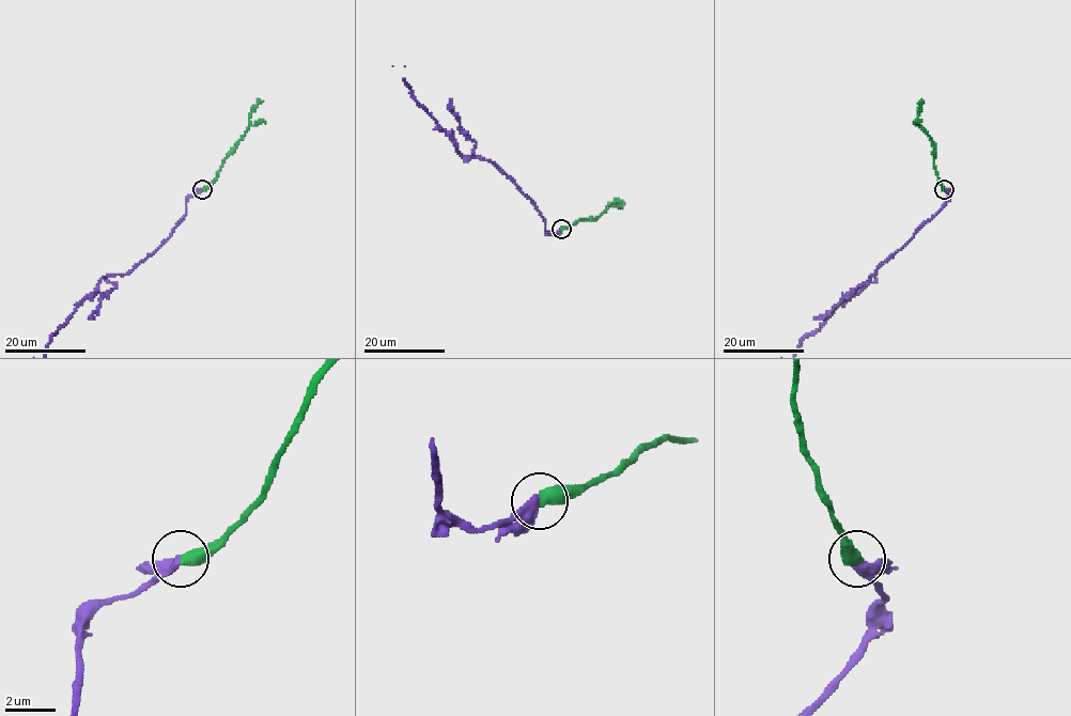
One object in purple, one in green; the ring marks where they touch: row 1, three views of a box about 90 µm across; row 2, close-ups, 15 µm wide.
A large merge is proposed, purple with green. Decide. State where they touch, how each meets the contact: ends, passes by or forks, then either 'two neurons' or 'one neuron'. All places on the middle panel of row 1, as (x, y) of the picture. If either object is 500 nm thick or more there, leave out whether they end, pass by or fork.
(561, 229) | one neuron

